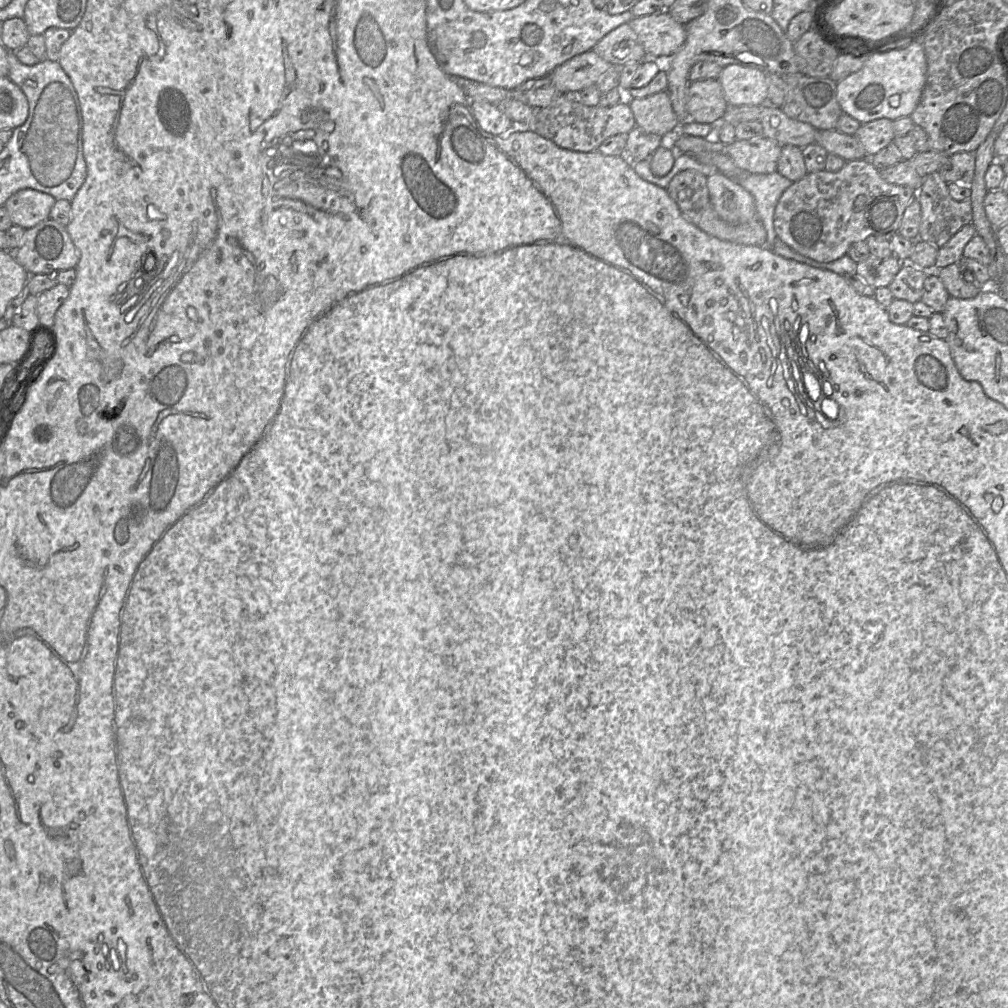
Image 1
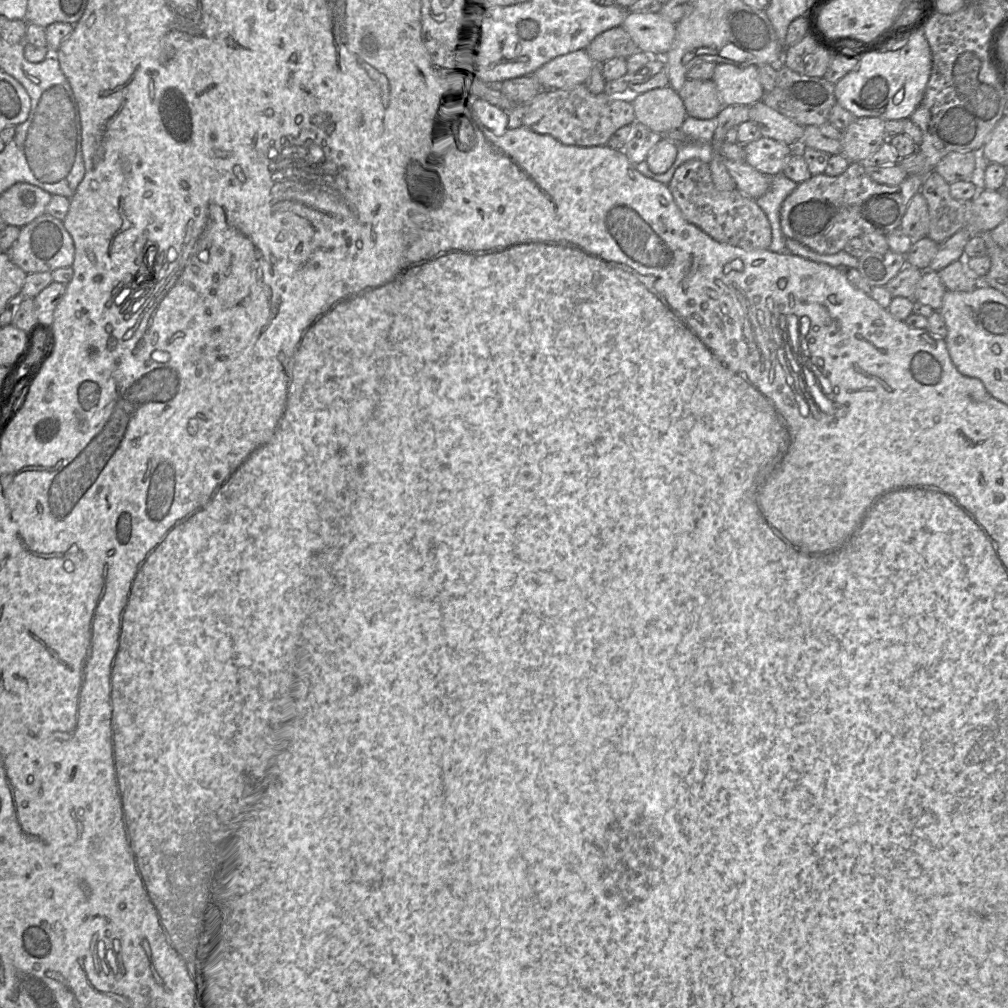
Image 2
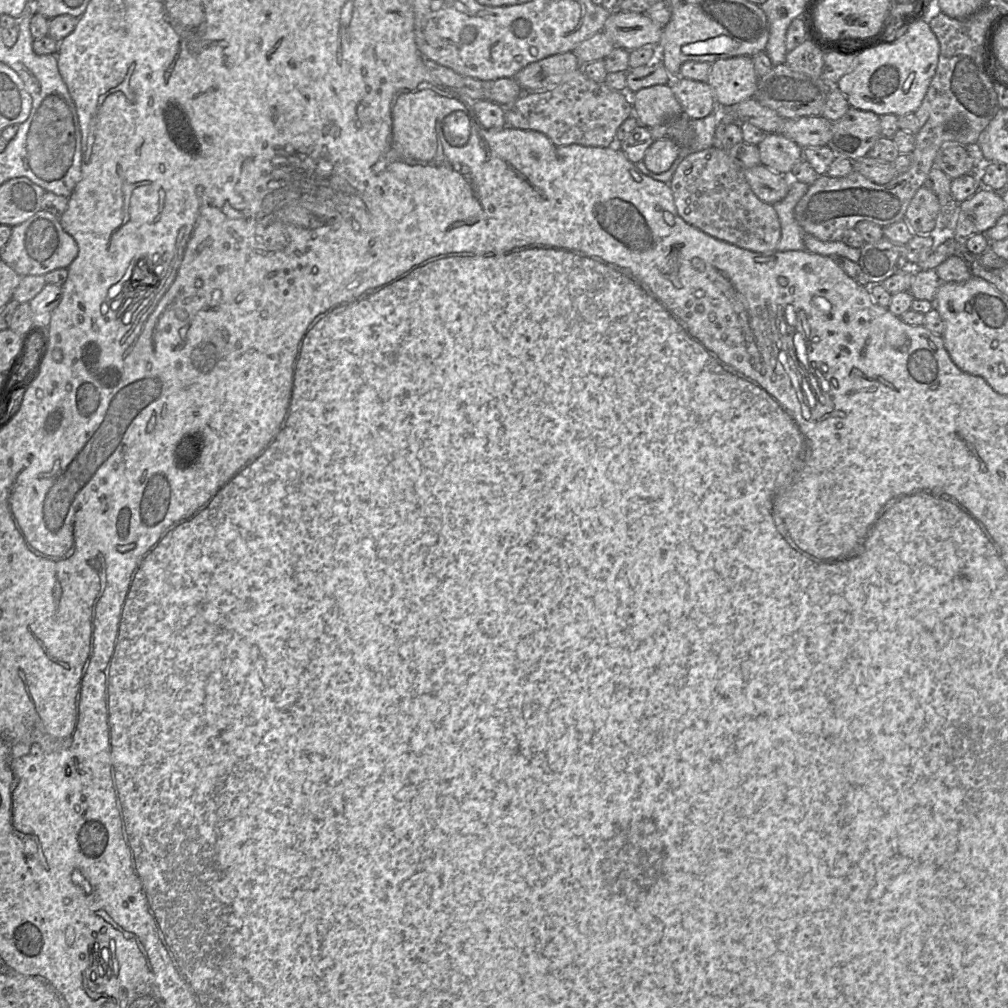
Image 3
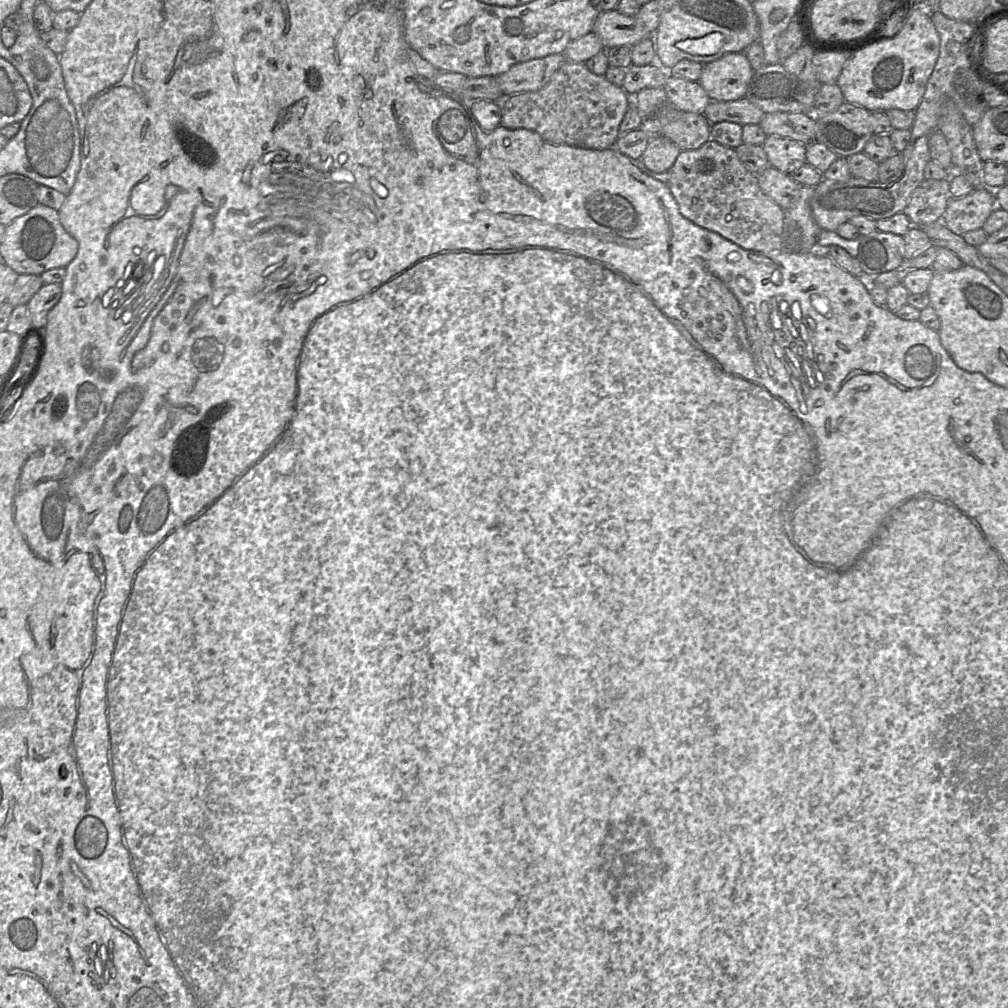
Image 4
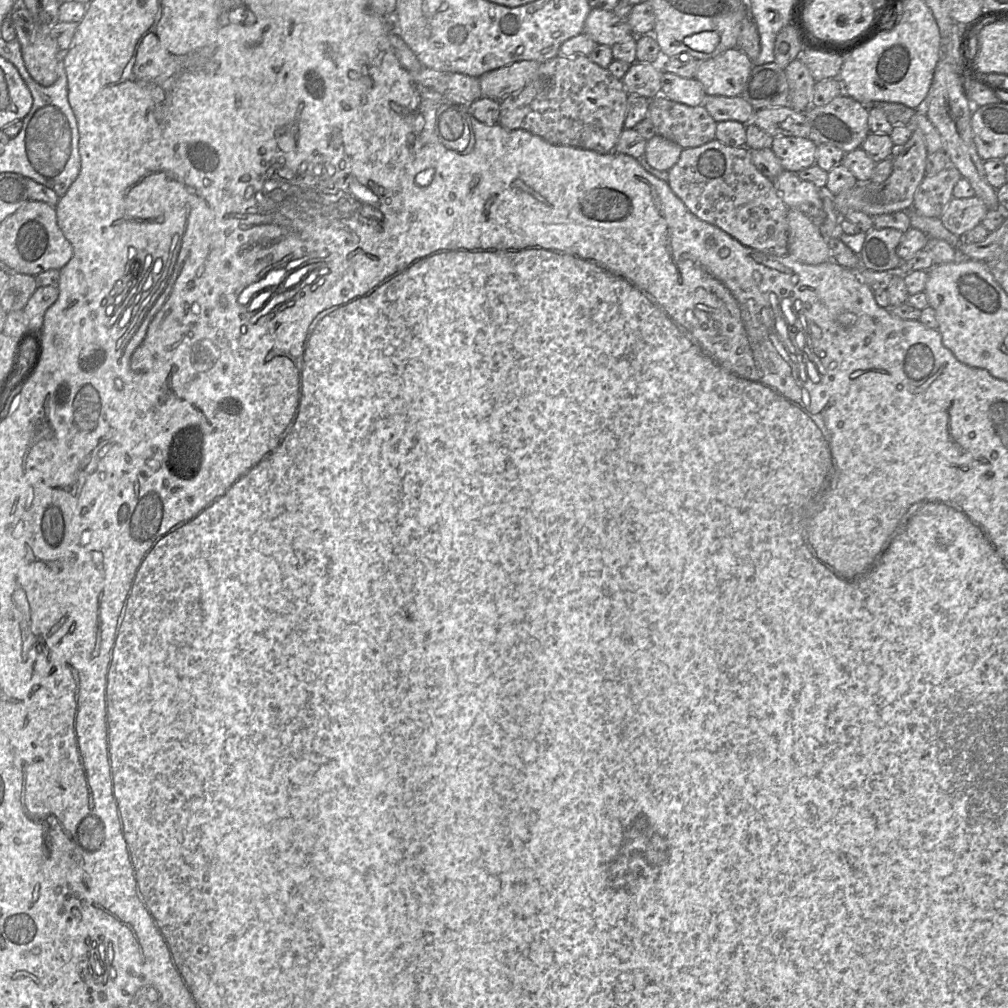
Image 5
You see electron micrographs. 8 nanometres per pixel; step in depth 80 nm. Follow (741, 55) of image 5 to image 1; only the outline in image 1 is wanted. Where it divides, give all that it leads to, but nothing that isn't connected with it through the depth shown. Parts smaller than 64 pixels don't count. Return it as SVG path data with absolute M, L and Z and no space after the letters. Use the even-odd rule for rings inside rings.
M740 64L724 66L718 80L729 106L764 105L768 101L766 73Z

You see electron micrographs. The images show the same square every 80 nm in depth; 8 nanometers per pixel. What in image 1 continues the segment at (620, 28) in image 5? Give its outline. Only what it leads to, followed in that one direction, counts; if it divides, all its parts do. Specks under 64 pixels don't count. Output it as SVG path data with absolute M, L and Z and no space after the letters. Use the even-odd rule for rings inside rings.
M668 11L633 17L629 22L646 54L669 60L685 43L685 25L676 21Z

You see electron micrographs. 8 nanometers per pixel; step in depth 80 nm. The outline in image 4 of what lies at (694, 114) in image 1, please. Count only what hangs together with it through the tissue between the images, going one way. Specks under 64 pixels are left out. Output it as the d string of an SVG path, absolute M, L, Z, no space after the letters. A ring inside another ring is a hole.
M669 75L664 86L669 105L682 111L704 114L711 99L698 81Z

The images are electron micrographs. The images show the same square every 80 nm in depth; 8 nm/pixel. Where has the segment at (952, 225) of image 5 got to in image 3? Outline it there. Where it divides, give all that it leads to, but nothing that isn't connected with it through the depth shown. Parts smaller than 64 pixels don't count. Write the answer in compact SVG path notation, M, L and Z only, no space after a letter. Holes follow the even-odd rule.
M980 187L972 197L961 202L959 207L954 232L956 239L967 239L972 235L985 233L1007 213L1002 196L987 187Z

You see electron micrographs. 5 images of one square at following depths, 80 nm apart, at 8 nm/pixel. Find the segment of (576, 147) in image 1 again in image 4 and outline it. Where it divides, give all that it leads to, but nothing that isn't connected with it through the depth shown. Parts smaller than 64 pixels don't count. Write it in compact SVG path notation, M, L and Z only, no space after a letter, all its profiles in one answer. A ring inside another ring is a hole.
M566 60L551 76L549 82L537 91L522 92L504 98L501 125L508 129L527 129L537 132L552 144L604 150L612 148L619 137L619 126L631 105L632 96L622 87L609 82L605 76L592 73L585 63Z

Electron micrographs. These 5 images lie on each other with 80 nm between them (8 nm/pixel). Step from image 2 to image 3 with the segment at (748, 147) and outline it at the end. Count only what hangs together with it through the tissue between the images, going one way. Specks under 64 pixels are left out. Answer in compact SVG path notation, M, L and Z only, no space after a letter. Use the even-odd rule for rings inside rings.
M767 134L757 145L761 165L789 177L792 169L803 161L803 148L782 134Z

